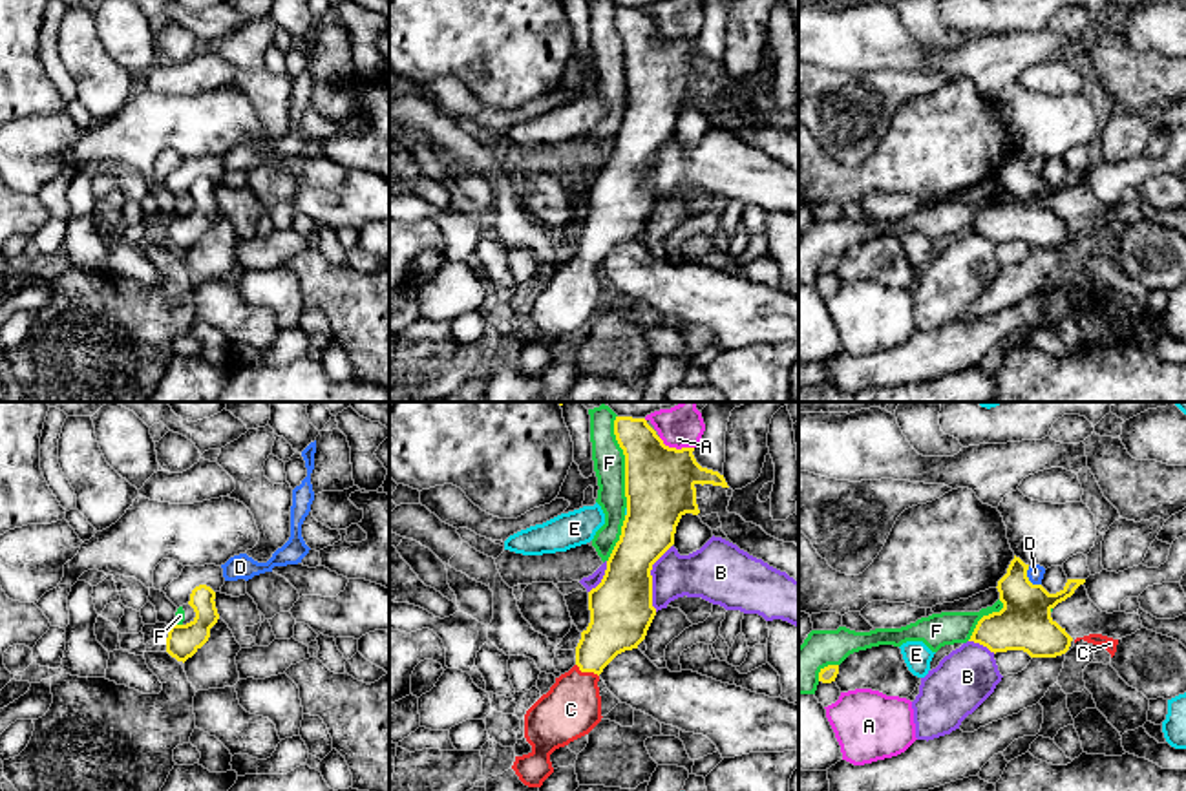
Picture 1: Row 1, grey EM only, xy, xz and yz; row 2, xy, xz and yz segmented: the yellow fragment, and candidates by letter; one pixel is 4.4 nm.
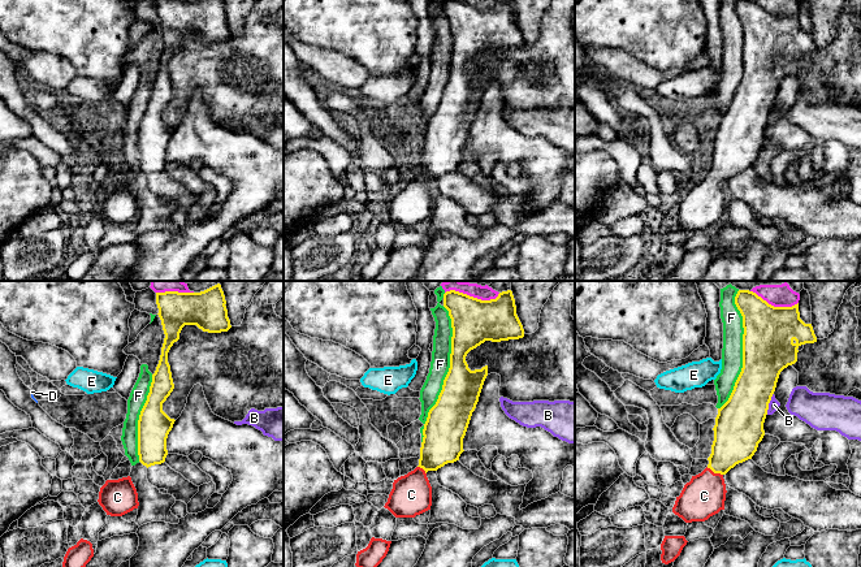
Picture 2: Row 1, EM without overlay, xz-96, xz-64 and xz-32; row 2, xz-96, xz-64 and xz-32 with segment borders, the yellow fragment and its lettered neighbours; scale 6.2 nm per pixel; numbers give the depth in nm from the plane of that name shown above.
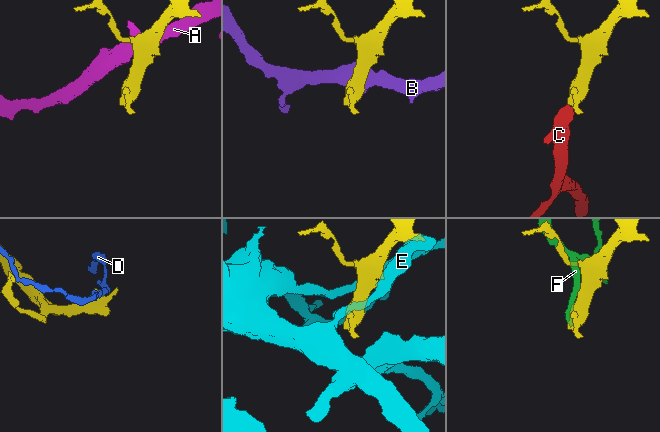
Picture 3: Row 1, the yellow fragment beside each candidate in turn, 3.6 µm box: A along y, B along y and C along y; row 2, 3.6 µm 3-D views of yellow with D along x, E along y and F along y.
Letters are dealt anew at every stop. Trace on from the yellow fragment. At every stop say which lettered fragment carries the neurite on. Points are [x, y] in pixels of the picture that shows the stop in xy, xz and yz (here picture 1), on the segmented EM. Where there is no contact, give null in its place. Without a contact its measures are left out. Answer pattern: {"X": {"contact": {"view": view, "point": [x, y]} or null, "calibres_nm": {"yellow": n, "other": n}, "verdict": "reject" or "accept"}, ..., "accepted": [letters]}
{"A": {"contact": {"view": "xz", "point": [675, 448]}, "calibres_nm": {"yellow": 300, "other": 190}, "verdict": "reject"}, "B": {"contact": {"view": "xz", "point": [651, 578]}, "calibres_nm": {"yellow": 280, "other": 220}, "verdict": "reject"}, "C": {"contact": {"view": "xz", "point": [587, 671]}, "calibres_nm": {"yellow": 240, "other": 260}, "verdict": "accept"}, "D": {"contact": {"view": "yz", "point": [1027, 580]}, "calibres_nm": {"yellow": 240, "other": 70}, "verdict": "reject"}, "E": {"contact": {"view": "xz", "point": [627, 512]}, "calibres_nm": {"yellow": 300, "other": 20}, "verdict": "reject"}, "F": {"contact": {"view": "xz", "point": [625, 461]}, "calibres_nm": {"yellow": 300, "other": 140}, "verdict": "reject"}, "accepted": ["C"]}

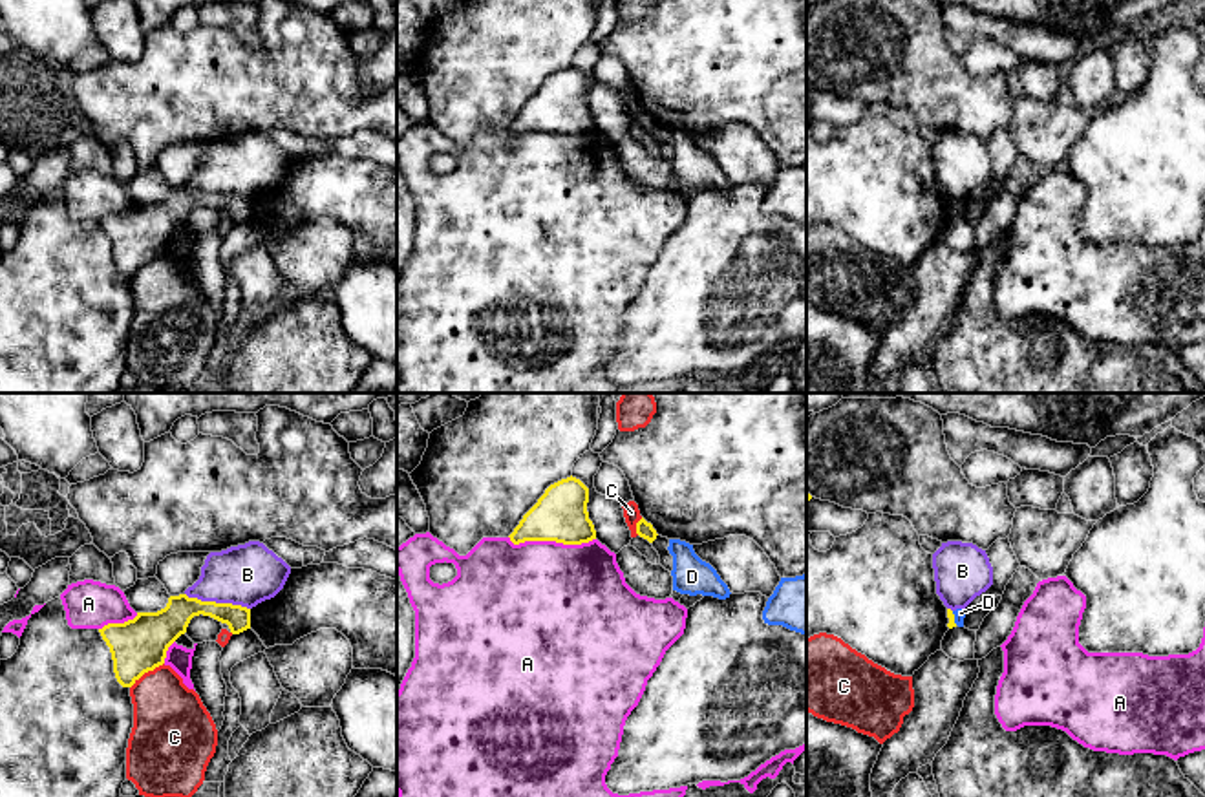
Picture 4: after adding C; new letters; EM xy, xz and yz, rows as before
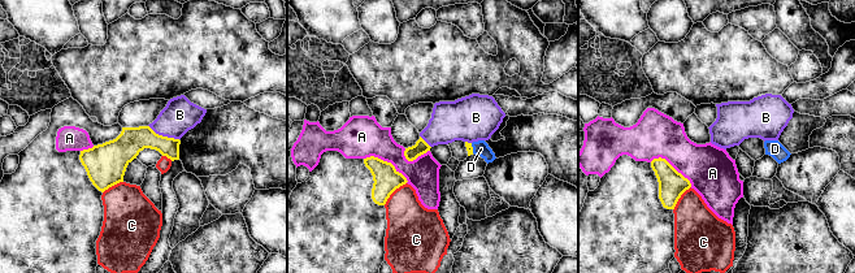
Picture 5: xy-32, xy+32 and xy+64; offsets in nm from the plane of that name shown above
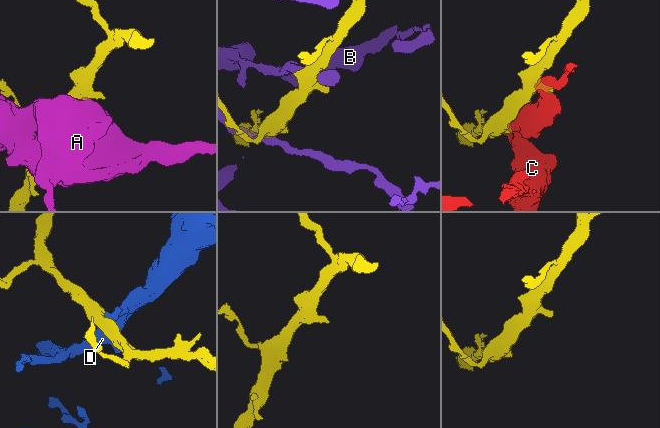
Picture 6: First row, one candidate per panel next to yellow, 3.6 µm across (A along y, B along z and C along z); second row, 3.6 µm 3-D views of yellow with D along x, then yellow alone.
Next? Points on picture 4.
{"A": {"contact": {"view": "xz", "point": [551, 540]}, "calibres_nm": {"yellow": 240, "other": 480}, "verdict": "reject"}, "B": {"contact": {"view": "xy", "point": [218, 604]}, "calibres_nm": {"yellow": 150, "other": 280}, "verdict": "reject"}, "C": {"contact": {"view": "xy", "point": [147, 671]}, "calibres_nm": {"yellow": 240, "other": 320}, "verdict": "reject"}, "D": {"contact": {"view": "yz", "point": [953, 618]}, "calibres_nm": {"yellow": 40, "other": 50}, "verdict": "reject"}, "accepted": []}

